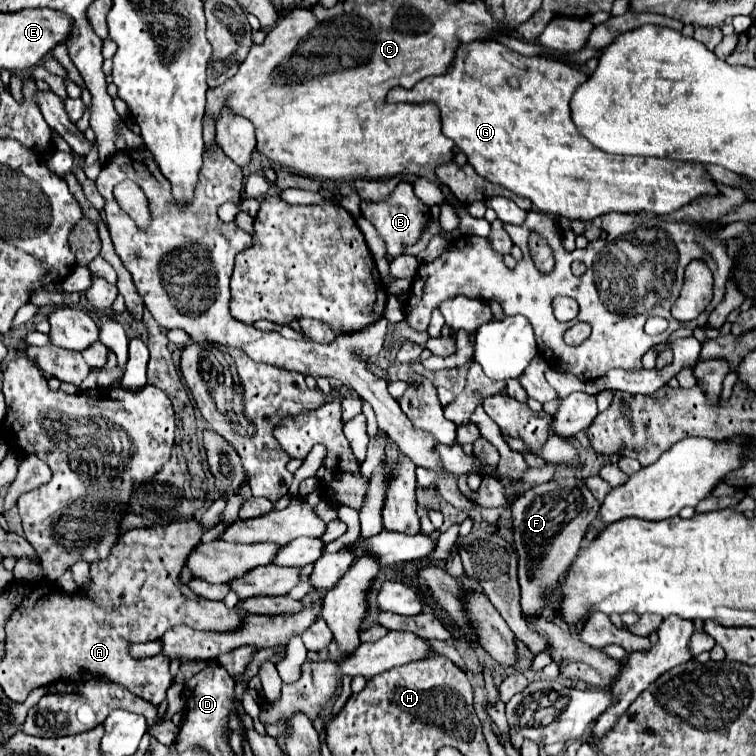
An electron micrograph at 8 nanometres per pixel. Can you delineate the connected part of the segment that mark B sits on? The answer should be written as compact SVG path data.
M400 181L396 185L396 189L392 191L392 195L388 197L388 201L380 201L380 203L372 203L372 201L362 201L362 215L366 219L370 219L374 223L374 227L378 229L378 233L382 235L382 239L386 241L388 253L396 255L396 251L404 251L404 247L414 245L420 239L420 233L424 229L424 225L428 223L430 211L428 207L416 197L412 183L408 181Z

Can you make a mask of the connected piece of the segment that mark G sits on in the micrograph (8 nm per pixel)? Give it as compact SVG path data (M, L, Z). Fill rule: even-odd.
M472 41L458 45L444 75L426 77L412 89L394 87L388 93L386 103L436 103L442 117L442 133L452 139L460 151L464 151L476 173L490 183L498 183L512 193L530 199L542 213L586 221L606 215L608 211L652 211L656 215L666 215L690 203L698 195L718 191L702 165L660 157L608 155L588 143L588 139L584 139L572 123L568 107L572 93L582 81L586 81L586 75L564 61L524 57L498 41ZM510 79L520 81L518 89L512 89Z

